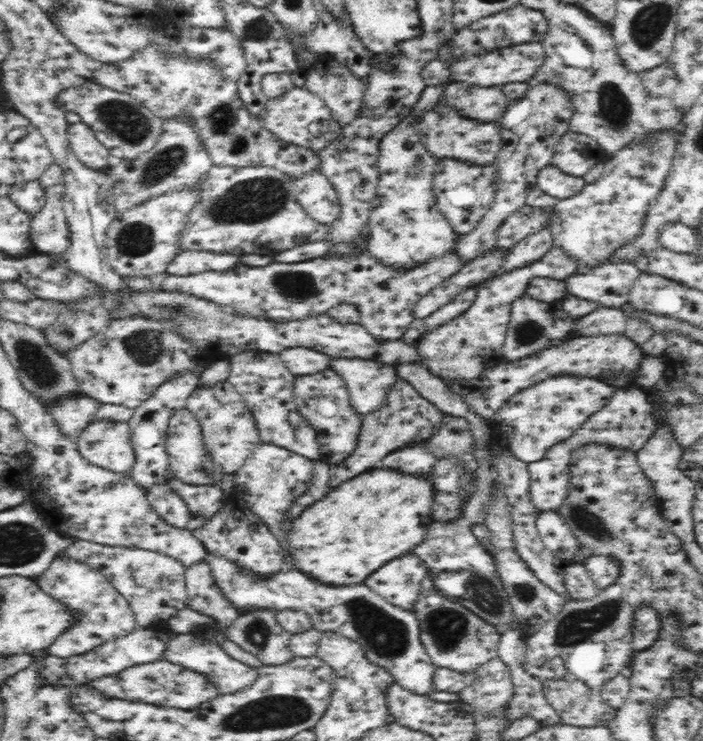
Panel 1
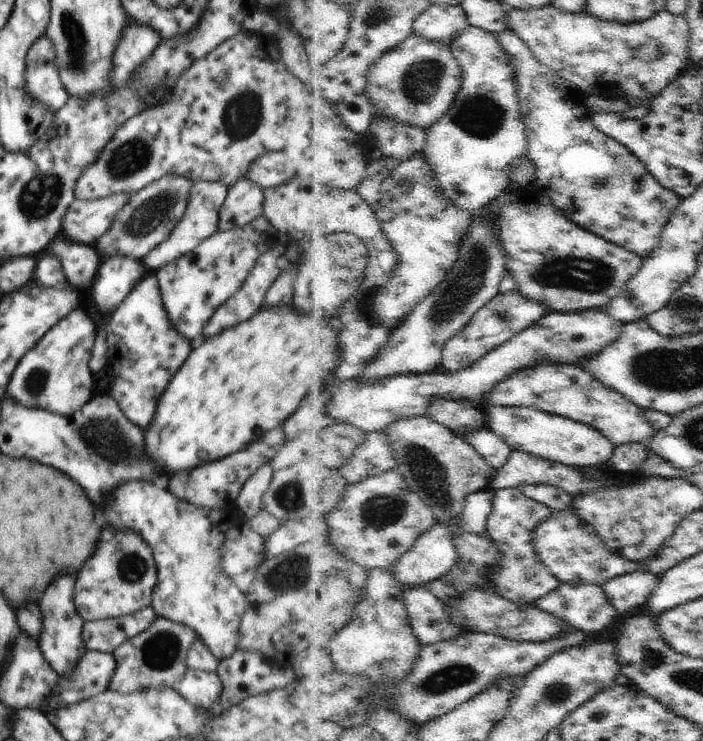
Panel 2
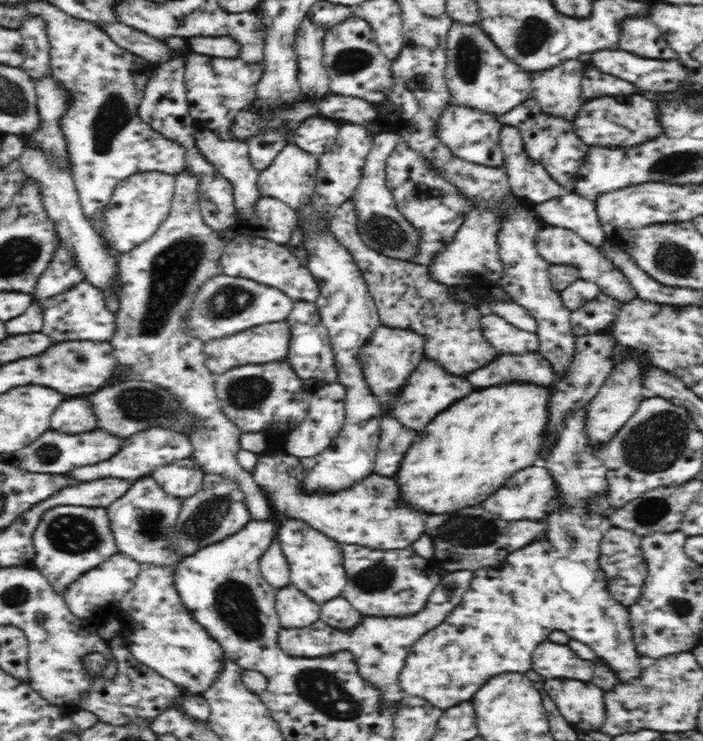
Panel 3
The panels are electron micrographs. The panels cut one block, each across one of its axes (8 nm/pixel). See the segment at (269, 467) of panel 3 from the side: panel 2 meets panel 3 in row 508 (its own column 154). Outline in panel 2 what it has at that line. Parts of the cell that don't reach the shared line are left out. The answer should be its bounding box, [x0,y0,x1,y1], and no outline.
[107,272,194,428]

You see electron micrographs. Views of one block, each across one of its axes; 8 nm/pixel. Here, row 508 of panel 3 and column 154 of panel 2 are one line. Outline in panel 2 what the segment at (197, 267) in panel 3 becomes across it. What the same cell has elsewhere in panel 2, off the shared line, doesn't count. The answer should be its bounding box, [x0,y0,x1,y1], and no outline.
[142,181,227,272]

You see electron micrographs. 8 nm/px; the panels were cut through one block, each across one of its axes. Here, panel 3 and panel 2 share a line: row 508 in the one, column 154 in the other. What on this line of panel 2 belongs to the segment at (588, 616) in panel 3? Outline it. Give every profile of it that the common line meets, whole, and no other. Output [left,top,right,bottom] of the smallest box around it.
[74,528,157,622]

